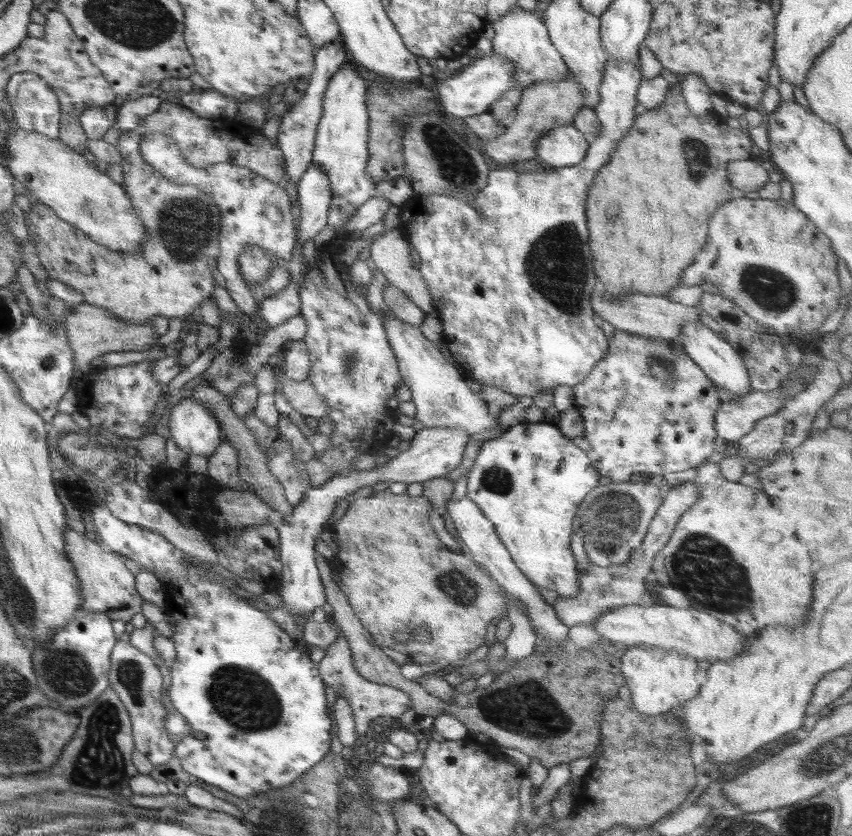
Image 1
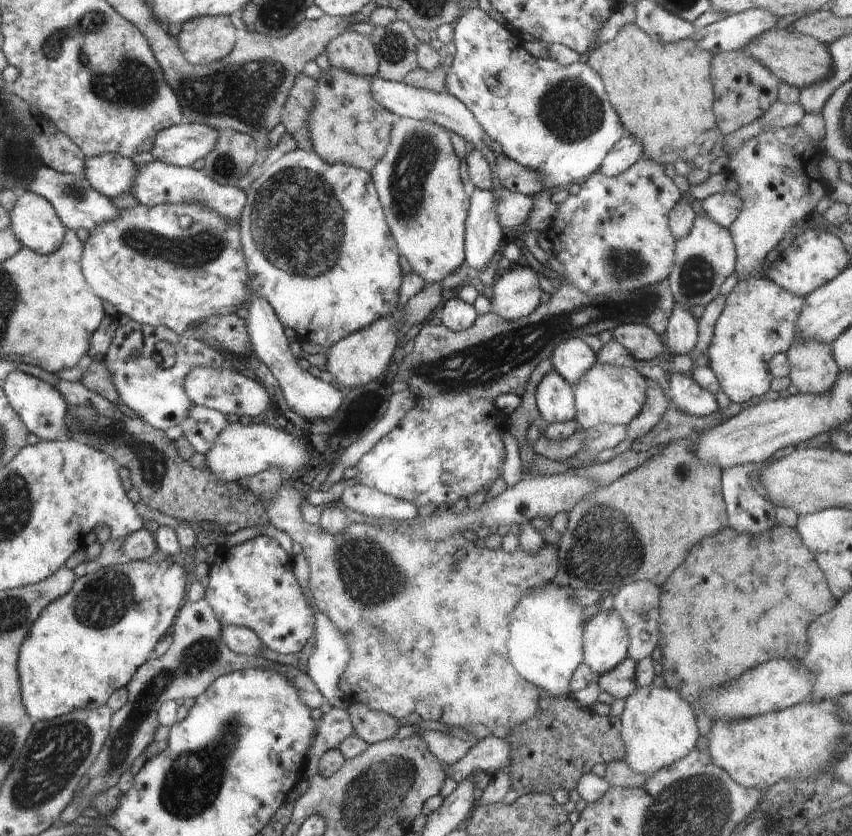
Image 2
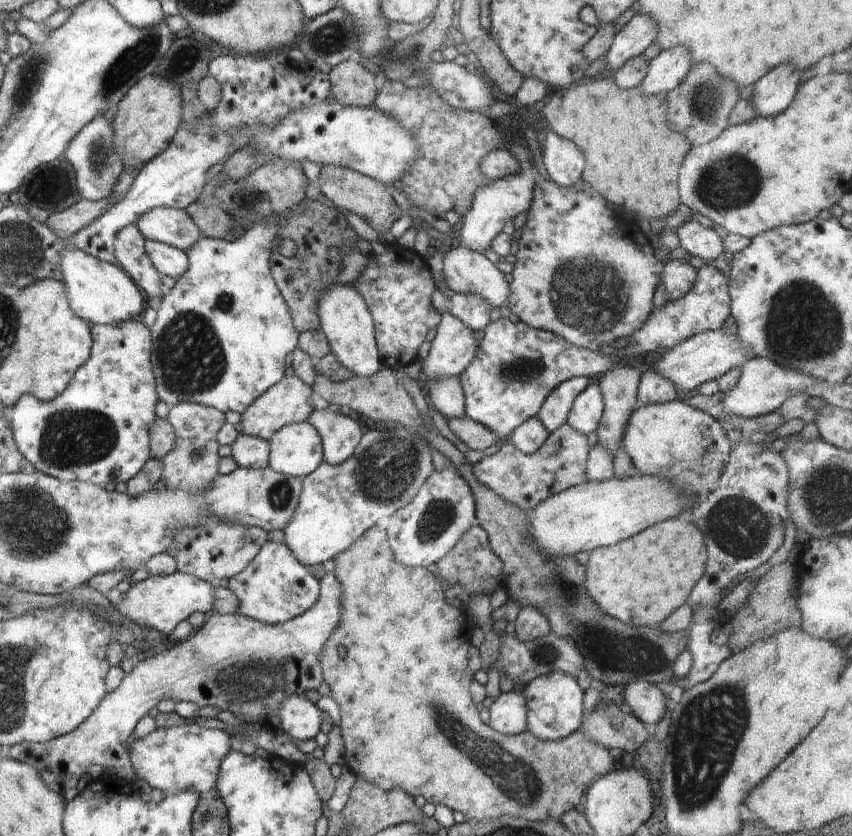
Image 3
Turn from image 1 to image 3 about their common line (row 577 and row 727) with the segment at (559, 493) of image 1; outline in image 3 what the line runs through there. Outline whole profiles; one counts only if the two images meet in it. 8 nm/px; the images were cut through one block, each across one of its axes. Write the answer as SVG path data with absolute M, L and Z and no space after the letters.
M561 673L548 674L530 680L521 690L527 709L526 730L536 739L558 741L581 728L585 694L576 677Z

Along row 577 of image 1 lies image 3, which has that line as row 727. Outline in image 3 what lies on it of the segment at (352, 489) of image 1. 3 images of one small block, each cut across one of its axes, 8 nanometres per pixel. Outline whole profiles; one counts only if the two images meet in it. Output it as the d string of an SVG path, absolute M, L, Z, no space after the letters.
M304 695L286 697L279 709L281 728L294 740L307 741L321 731L319 708Z

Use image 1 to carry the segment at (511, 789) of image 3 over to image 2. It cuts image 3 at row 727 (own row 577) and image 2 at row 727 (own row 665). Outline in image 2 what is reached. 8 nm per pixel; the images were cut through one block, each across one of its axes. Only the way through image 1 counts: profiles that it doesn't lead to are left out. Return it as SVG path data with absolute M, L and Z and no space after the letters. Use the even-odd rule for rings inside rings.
M285 482L281 486L280 494L275 502L269 504L262 500L268 513L271 524L278 530L282 530L302 546L306 558L310 560L309 589L314 596L314 602L318 606L318 610L322 614L326 614L334 626L346 636L346 642L350 646L352 658L348 662L348 666L344 668L342 676L338 681L340 690L346 694L346 698L350 698L350 702L360 702L369 710L388 714L390 717L398 720L409 714L416 713L421 720L441 722L450 728L468 729L473 724L482 724L488 728L503 726L504 728L514 729L517 725L523 724L531 720L536 712L539 712L541 701L540 691L526 680L523 680L518 672L512 668L510 660L508 660L508 650L506 650L506 640L508 640L508 626L510 626L510 614L514 612L514 608L518 606L520 598L526 597L529 591L541 588L547 583L554 581L559 570L559 559L557 558L557 550L550 544L545 544L544 548L538 554L529 554L525 552L521 546L514 553L506 553L500 549L478 548L474 542L467 540L466 536L460 533L454 534L451 538L442 541L428 541L417 536L416 533L396 532L390 533L370 526L368 524L360 524L351 522L344 532L338 534L330 534L326 530L322 530L319 524L312 525L302 519L302 494L292 486L288 486ZM464 549L467 554L463 560L456 562L454 555L458 550Z

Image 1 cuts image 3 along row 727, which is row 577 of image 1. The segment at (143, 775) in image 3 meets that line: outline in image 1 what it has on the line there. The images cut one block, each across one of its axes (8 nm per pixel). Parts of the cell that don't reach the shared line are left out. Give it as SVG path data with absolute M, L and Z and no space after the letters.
M95 493L94 498L94 506L79 504L79 507L89 508L96 534L107 545L108 551L140 563L142 570L153 575L156 572L172 577L171 583L166 586L165 600L168 607L177 609L171 612L171 617L177 622L170 638L176 646L177 657L170 661L171 687L168 695L174 708L184 716L194 732L175 746L174 752L180 766L196 778L230 794L252 796L256 792L269 793L273 789L288 786L317 765L331 752L332 726L326 707L325 684L317 664L298 650L286 630L264 611L249 604L246 594L202 580L204 572L199 571L160 533L122 522Z

